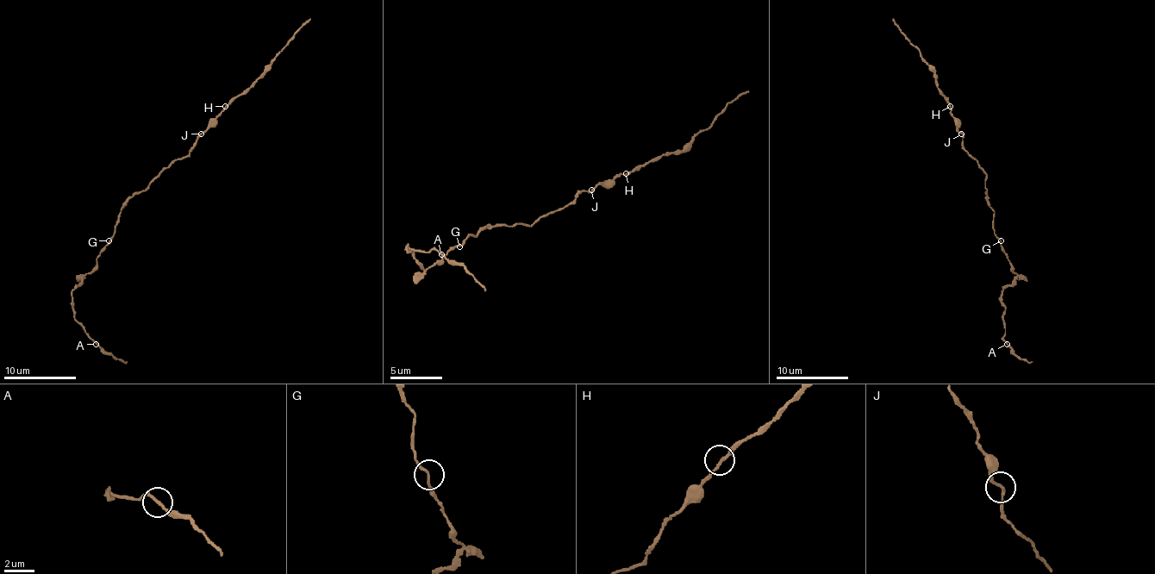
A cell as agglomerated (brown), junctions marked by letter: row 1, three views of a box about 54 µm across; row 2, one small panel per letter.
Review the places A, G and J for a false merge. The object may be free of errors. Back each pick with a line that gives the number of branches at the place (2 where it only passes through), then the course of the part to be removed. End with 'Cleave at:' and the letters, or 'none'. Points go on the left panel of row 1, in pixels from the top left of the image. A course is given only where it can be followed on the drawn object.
Cleave at: none

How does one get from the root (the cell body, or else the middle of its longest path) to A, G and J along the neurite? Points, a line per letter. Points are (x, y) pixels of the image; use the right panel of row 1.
A: (984, 186), (994, 209), (994, 231), (1017, 275), (1001, 296), (1007, 344)
G: (984, 186), (986, 201), (994, 209), (994, 231), (1001, 240)
J: (984, 186), (986, 175), (963, 146), (961, 134)

